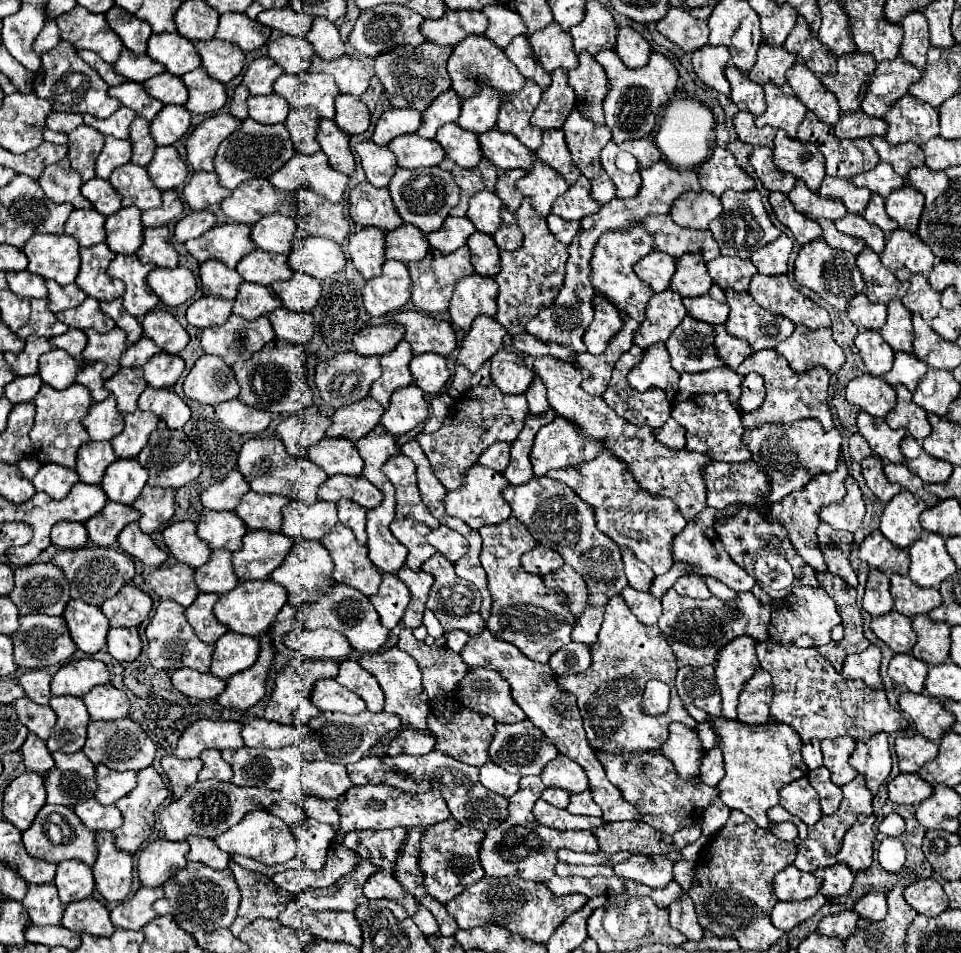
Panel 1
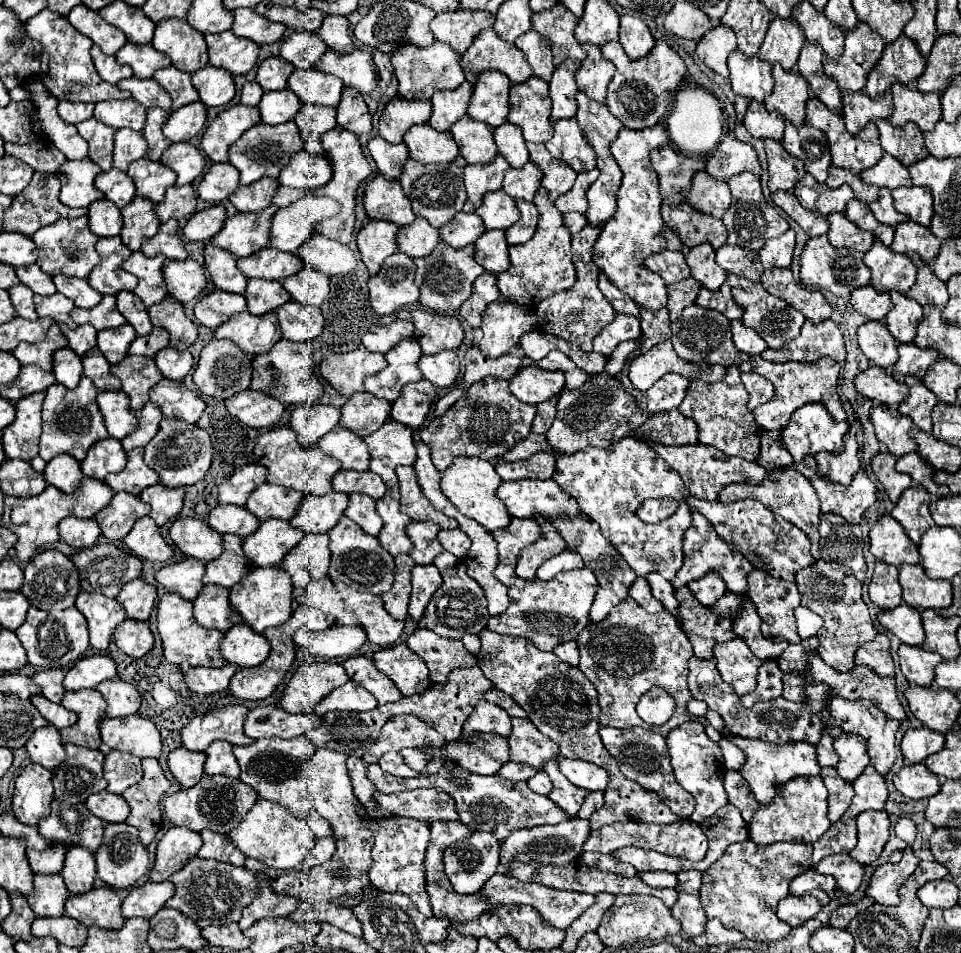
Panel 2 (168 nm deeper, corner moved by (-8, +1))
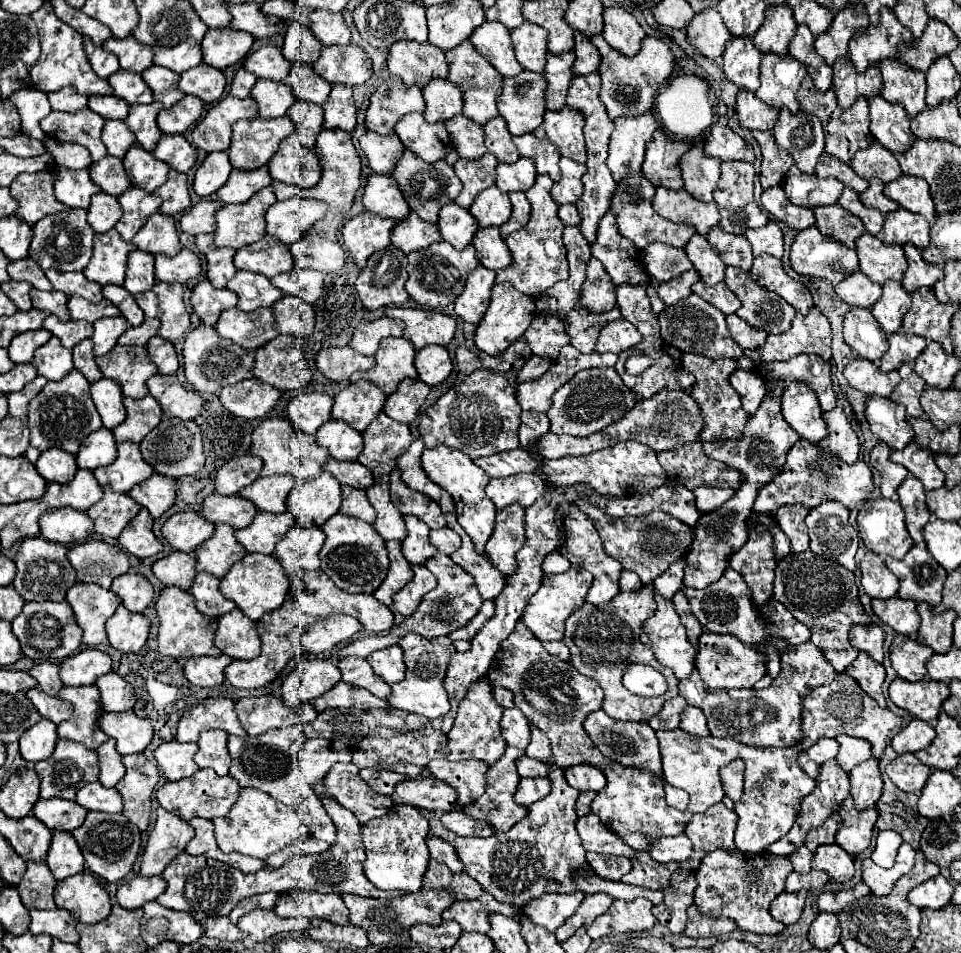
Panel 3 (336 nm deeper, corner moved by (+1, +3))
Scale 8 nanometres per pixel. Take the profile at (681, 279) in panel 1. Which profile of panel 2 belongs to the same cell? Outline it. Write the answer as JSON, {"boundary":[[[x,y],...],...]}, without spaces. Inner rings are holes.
{"boundary":[[[711,244],[693,246],[687,254],[687,264],[691,268],[691,276],[709,290],[719,290],[727,278],[727,272],[715,262],[715,250]]]}

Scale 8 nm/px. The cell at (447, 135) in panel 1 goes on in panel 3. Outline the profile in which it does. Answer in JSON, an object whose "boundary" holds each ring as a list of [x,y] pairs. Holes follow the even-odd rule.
{"boundary":[[[458,114],[446,122],[446,130],[452,136],[452,144],[460,158],[466,160],[476,160],[482,154],[486,154],[484,146],[484,128],[476,124],[474,120],[466,118],[464,114]]]}

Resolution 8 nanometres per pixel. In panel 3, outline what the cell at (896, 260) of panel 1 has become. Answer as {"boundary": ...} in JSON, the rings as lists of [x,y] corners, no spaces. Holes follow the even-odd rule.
{"boundary":[[[896,210],[886,214],[886,222],[882,228],[882,242],[886,244],[908,244],[912,242],[916,248],[924,250],[928,246],[930,224],[926,218],[912,214],[908,210]]]}

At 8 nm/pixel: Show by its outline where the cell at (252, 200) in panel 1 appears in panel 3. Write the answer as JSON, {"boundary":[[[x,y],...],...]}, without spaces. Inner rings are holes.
{"boundary":[[[258,168],[252,172],[232,170],[228,182],[216,194],[224,204],[244,204],[256,192],[260,192],[270,184],[272,184],[272,178],[268,174],[268,168]]]}

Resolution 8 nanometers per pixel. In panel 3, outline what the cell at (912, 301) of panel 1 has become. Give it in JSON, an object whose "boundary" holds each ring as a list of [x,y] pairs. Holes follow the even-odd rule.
{"boundary":[[[906,244],[904,246],[906,258],[908,258],[908,270],[904,272],[904,280],[902,286],[906,292],[914,292],[922,286],[934,286],[938,280],[942,280],[942,270],[930,262],[926,262],[922,258],[922,252],[914,246],[914,244]]]}

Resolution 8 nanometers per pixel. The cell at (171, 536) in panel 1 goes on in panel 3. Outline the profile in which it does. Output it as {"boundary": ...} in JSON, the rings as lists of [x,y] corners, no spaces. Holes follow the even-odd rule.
{"boundary":[[[178,512],[162,524],[162,536],[174,550],[190,554],[214,534],[214,528],[198,512]]]}

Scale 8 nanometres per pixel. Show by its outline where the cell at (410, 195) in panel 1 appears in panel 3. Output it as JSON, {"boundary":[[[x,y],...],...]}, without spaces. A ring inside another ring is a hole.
{"boundary":[[[404,150],[402,158],[398,160],[392,176],[396,178],[410,210],[414,210],[422,220],[430,222],[430,224],[436,224],[438,222],[438,212],[440,208],[446,204],[446,202],[452,202],[458,192],[462,190],[462,184],[458,180],[458,176],[454,174],[452,166],[448,166],[444,160],[438,160],[438,162],[424,162],[420,160],[414,152],[410,150]]]}

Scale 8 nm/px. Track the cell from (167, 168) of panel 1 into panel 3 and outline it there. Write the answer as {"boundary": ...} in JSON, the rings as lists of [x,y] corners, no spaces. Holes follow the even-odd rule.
{"boundary":[[[162,136],[152,154],[176,172],[188,172],[196,164],[196,148],[184,136]]]}

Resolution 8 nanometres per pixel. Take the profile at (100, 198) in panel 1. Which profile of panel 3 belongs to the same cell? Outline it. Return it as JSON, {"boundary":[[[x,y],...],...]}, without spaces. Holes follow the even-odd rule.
{"boundary":[[[106,156],[100,162],[94,162],[90,166],[90,178],[94,184],[102,188],[102,192],[116,196],[116,198],[130,188],[130,180],[124,172],[122,160],[114,156]]]}

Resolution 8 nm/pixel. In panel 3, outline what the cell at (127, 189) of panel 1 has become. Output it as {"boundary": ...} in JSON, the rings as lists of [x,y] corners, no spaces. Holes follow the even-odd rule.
{"boundary":[[[134,144],[124,156],[124,168],[132,184],[146,192],[154,192],[158,186],[162,186],[170,172],[168,164],[156,160],[152,152],[142,150],[138,144]]]}

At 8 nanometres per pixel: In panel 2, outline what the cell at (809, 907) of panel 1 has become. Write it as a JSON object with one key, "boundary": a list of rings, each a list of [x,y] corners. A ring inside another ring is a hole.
{"boundary":[[[813,890],[807,892],[803,896],[793,896],[789,894],[787,898],[783,898],[777,906],[777,916],[787,922],[789,926],[799,926],[807,920],[811,920],[817,912],[821,912],[821,908],[829,902],[829,896],[823,890]]]}

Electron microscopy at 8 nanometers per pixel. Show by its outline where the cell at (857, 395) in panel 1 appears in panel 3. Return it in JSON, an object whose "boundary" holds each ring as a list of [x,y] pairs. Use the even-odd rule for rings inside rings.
{"boundary":[[[864,358],[852,360],[844,368],[844,378],[848,380],[848,384],[852,388],[856,388],[868,396],[876,394],[876,396],[884,396],[884,398],[888,398],[888,394],[900,382],[900,376],[896,370],[890,374],[884,374],[876,364],[872,364],[870,360],[864,360]]]}

